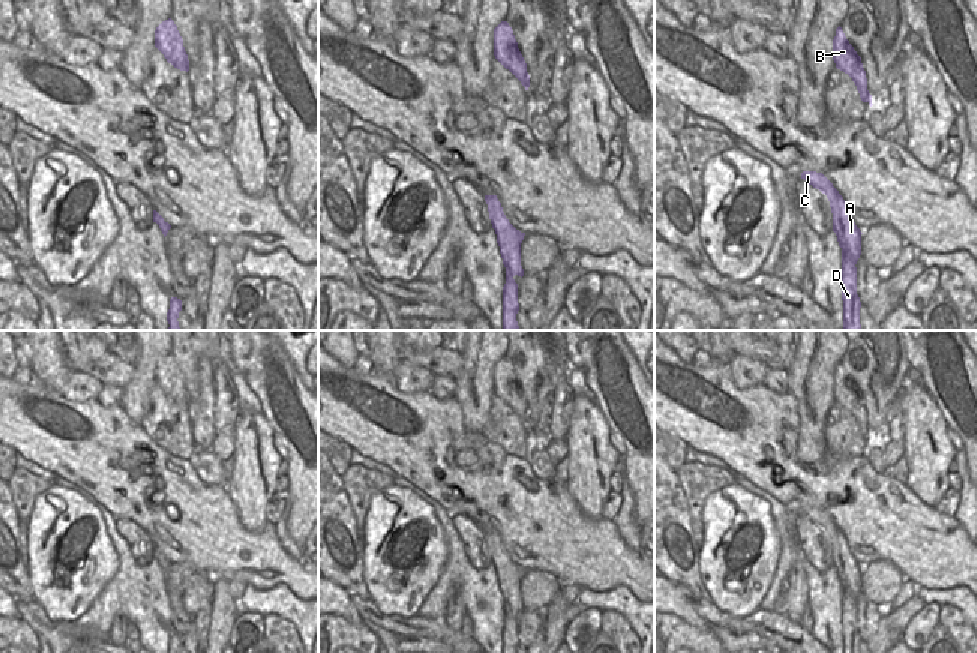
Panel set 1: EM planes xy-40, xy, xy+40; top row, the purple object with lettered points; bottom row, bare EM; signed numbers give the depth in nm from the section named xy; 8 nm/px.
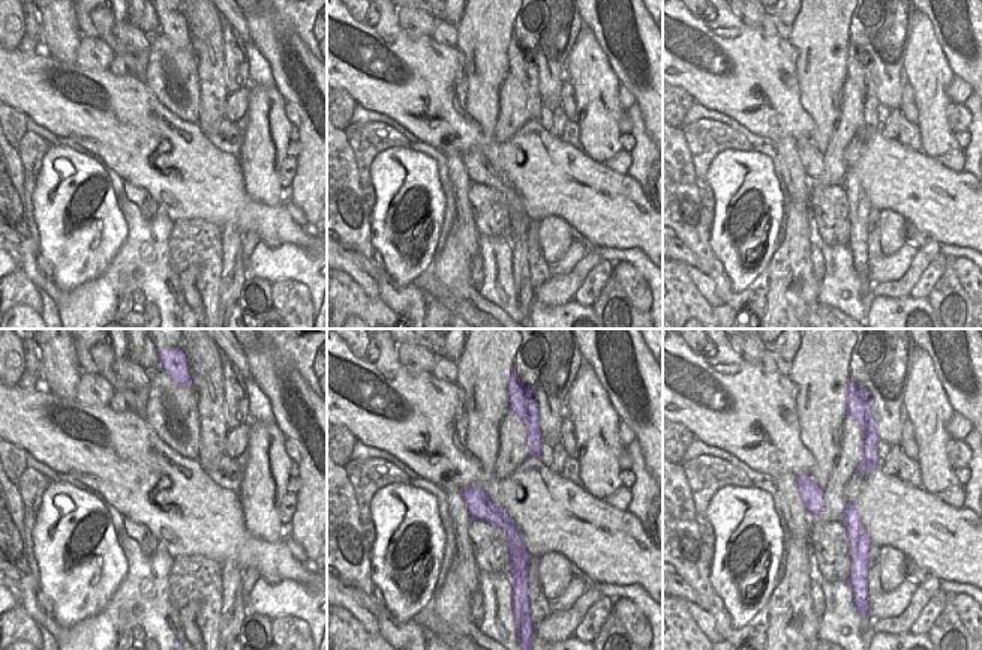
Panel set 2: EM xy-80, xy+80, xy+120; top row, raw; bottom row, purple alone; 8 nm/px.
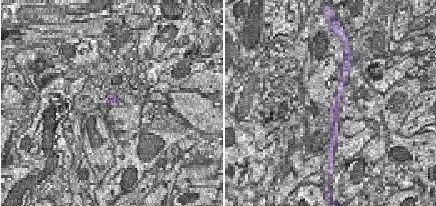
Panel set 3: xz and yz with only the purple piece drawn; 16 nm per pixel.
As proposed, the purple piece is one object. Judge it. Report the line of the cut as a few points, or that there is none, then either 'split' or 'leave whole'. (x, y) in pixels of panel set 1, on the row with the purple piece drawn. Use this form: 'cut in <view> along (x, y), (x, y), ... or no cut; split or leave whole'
cut in xy+40 along (835, 189), (836, 231), (844, 255); split

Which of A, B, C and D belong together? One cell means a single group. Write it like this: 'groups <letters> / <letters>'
groups A B D / C

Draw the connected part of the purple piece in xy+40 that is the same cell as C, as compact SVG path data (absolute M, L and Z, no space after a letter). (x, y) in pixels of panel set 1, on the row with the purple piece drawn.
M803 171L801 179L804 179L809 185L812 185L813 188L819 189L822 194L827 195L827 198L830 201L831 213L833 213L833 231L836 233L836 236L839 239L837 221L836 221L837 212L836 212L836 203L833 200L836 188L822 173Z

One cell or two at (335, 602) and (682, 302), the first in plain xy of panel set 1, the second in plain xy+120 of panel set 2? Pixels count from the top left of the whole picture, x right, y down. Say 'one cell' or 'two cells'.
two cells

